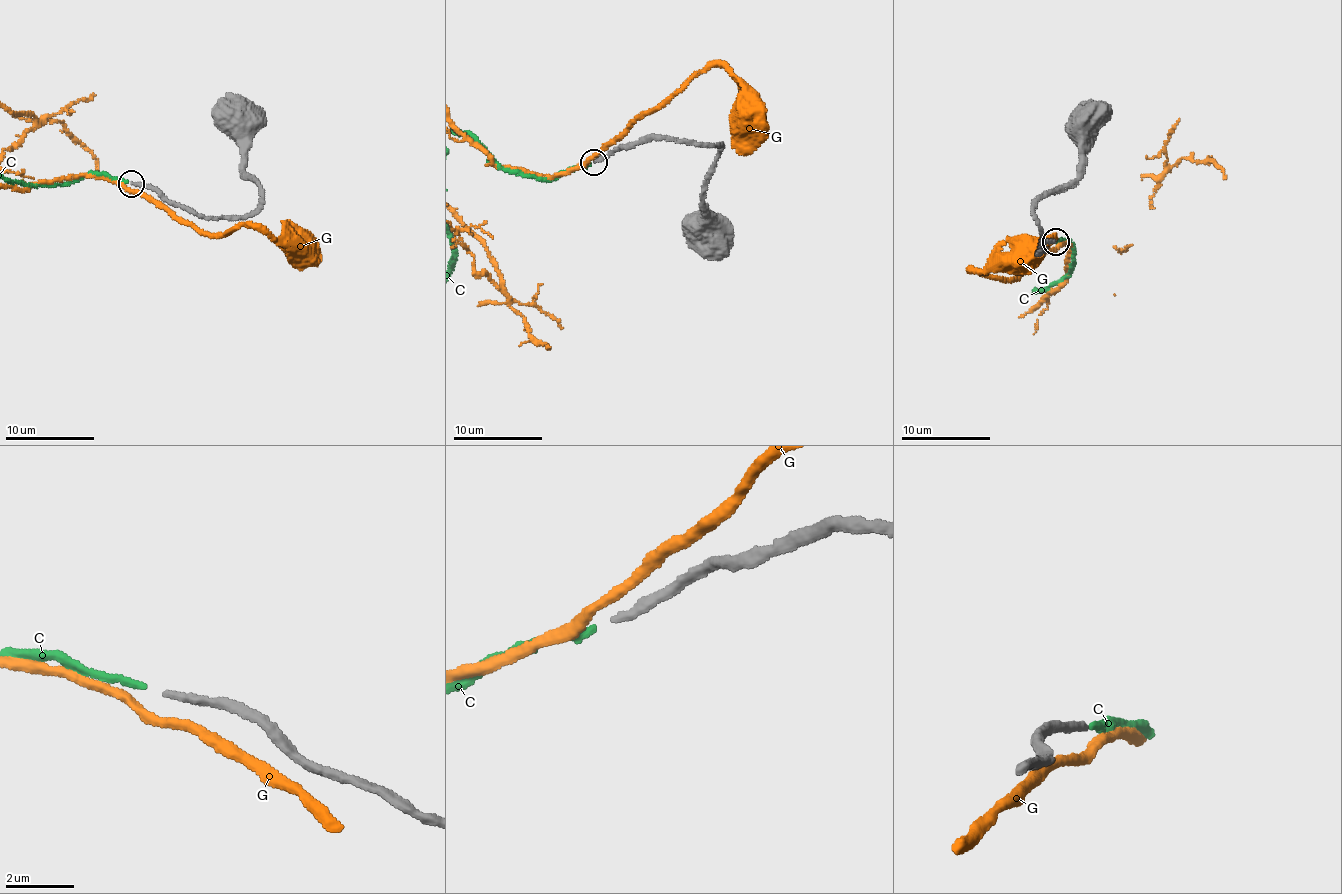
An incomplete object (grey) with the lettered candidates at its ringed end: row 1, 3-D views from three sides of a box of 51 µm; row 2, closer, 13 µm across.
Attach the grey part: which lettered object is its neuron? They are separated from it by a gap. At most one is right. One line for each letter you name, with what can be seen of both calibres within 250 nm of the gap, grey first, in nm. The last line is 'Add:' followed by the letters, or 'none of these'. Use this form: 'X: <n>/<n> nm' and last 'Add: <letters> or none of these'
C: 200/220 nm
Add: C

